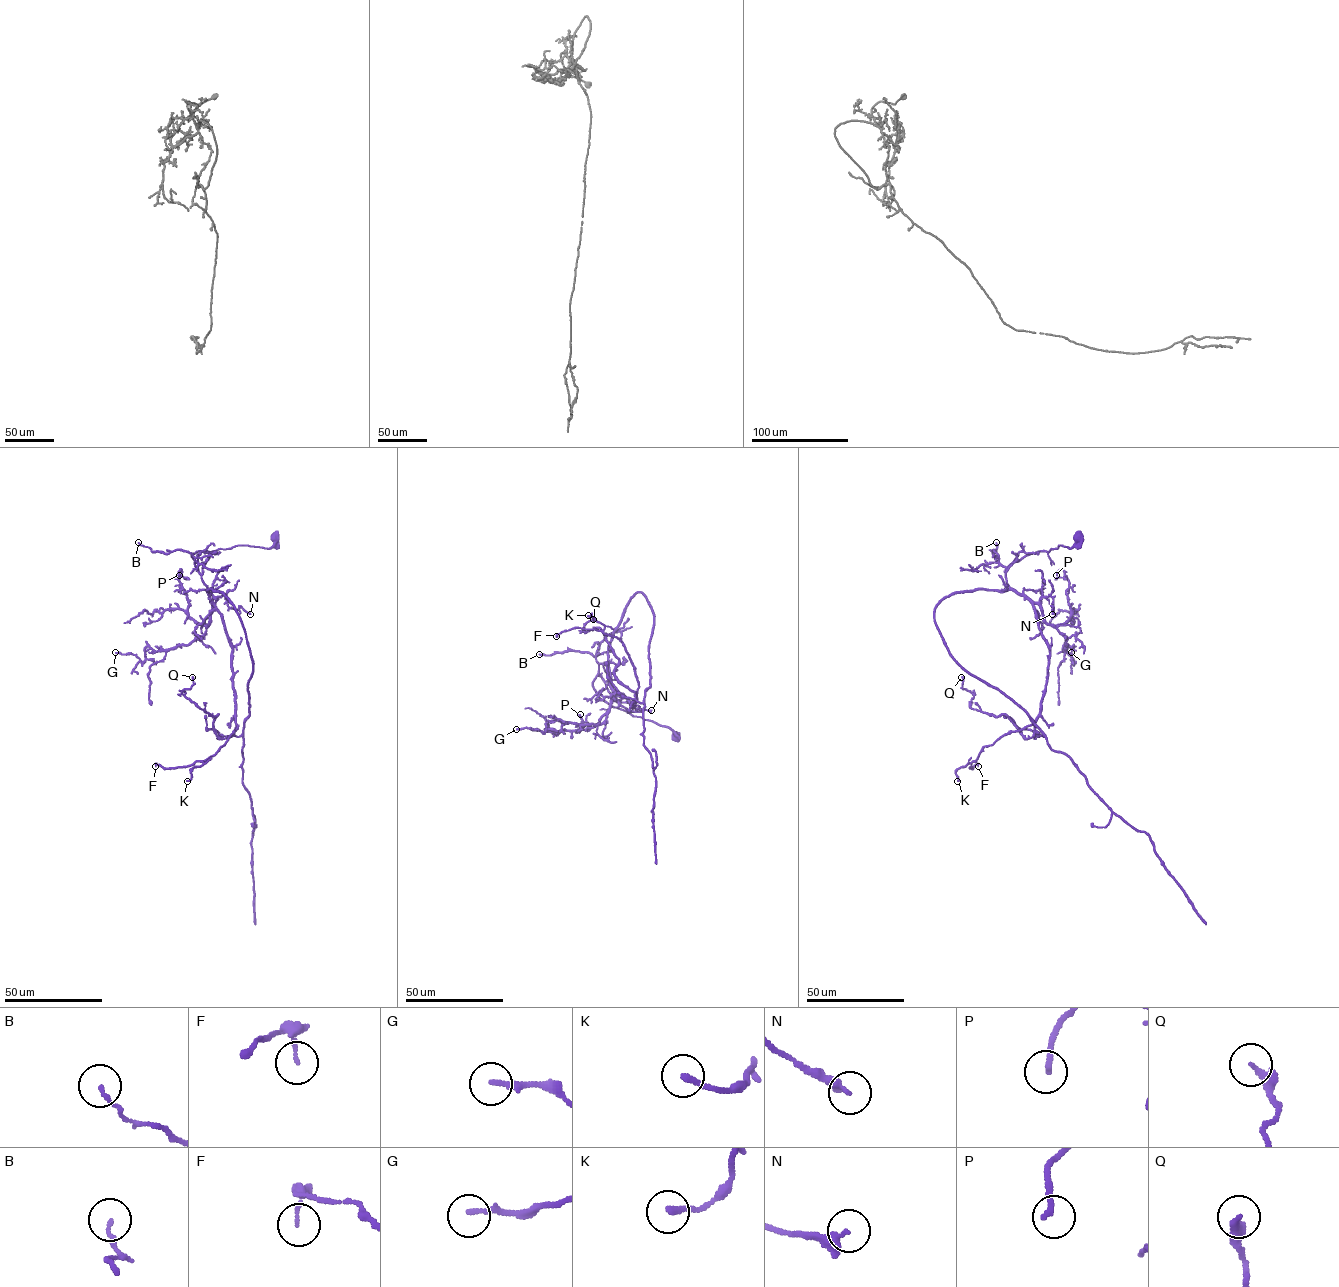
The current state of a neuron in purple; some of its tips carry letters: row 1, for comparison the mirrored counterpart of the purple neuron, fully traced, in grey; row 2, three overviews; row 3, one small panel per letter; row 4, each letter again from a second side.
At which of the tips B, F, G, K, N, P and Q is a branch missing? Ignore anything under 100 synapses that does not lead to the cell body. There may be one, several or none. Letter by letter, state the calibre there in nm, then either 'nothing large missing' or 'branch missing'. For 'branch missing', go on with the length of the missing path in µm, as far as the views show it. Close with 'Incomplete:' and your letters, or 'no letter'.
B: 130 nm thick; nothing large missing
F: 80 nm thick; nothing large missing
G: 200 nm thick; nothing large missing
K: 200 nm thick; nothing large missing
N: 280 nm thick; nothing large missing
P: 200 nm thick; nothing large missing
Q: 240 nm thick; nothing large missing
Incomplete: no letter

